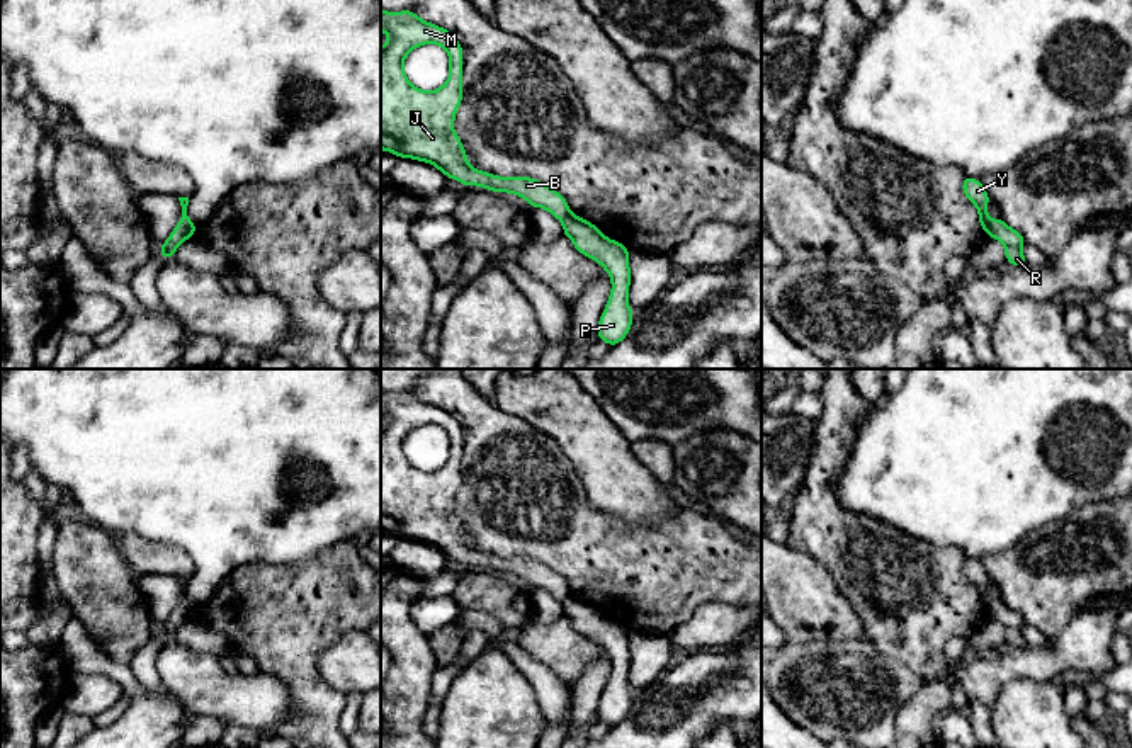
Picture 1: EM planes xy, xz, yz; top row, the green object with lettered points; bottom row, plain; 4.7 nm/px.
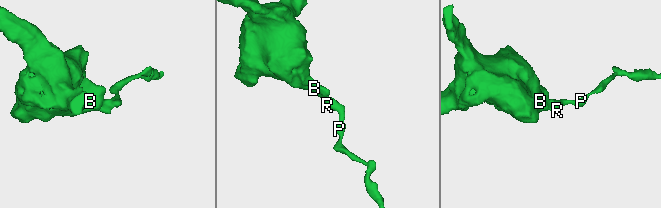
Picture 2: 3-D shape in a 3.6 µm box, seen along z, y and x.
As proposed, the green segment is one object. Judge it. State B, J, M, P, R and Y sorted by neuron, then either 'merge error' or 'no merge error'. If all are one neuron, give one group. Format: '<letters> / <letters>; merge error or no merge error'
B J M Y / P R; merge error

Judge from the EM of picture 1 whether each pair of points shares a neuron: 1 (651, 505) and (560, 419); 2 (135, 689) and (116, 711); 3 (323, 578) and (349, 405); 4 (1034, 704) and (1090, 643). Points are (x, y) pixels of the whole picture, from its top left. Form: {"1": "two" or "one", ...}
{"1": "one", "2": "two", "3": "two", "4": "two"}

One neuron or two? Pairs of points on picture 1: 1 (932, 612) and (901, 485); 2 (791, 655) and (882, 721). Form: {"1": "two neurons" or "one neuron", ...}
{"1": "two neurons", "2": "one neuron"}

